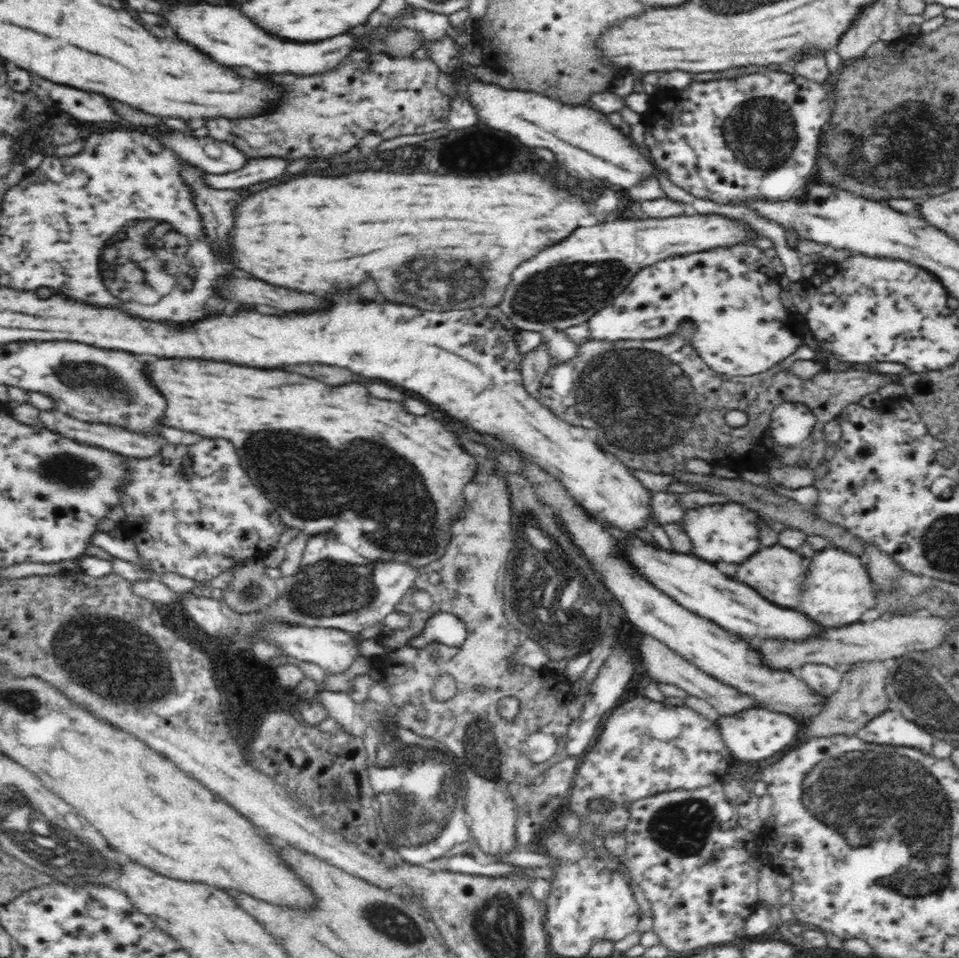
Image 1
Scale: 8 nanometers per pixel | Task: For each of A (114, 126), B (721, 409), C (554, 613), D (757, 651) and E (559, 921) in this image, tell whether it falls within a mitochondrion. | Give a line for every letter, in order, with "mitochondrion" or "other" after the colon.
A: other
B: other
C: mitochondrion
D: other
E: other

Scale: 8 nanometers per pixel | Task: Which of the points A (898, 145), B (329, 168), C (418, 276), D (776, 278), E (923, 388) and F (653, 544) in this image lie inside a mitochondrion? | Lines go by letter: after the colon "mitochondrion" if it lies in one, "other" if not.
A: mitochondrion
B: other
C: mitochondrion
D: other
E: other
F: other

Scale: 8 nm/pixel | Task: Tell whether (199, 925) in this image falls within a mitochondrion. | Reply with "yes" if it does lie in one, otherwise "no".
no

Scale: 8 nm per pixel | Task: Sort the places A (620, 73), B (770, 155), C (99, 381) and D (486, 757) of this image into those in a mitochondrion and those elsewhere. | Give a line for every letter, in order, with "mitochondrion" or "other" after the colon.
A: other
B: mitochondrion
C: mitochondrion
D: mitochondrion

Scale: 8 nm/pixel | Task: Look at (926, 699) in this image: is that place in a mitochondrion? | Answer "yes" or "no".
yes

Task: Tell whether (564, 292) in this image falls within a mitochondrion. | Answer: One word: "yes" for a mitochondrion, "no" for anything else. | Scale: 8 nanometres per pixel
yes

